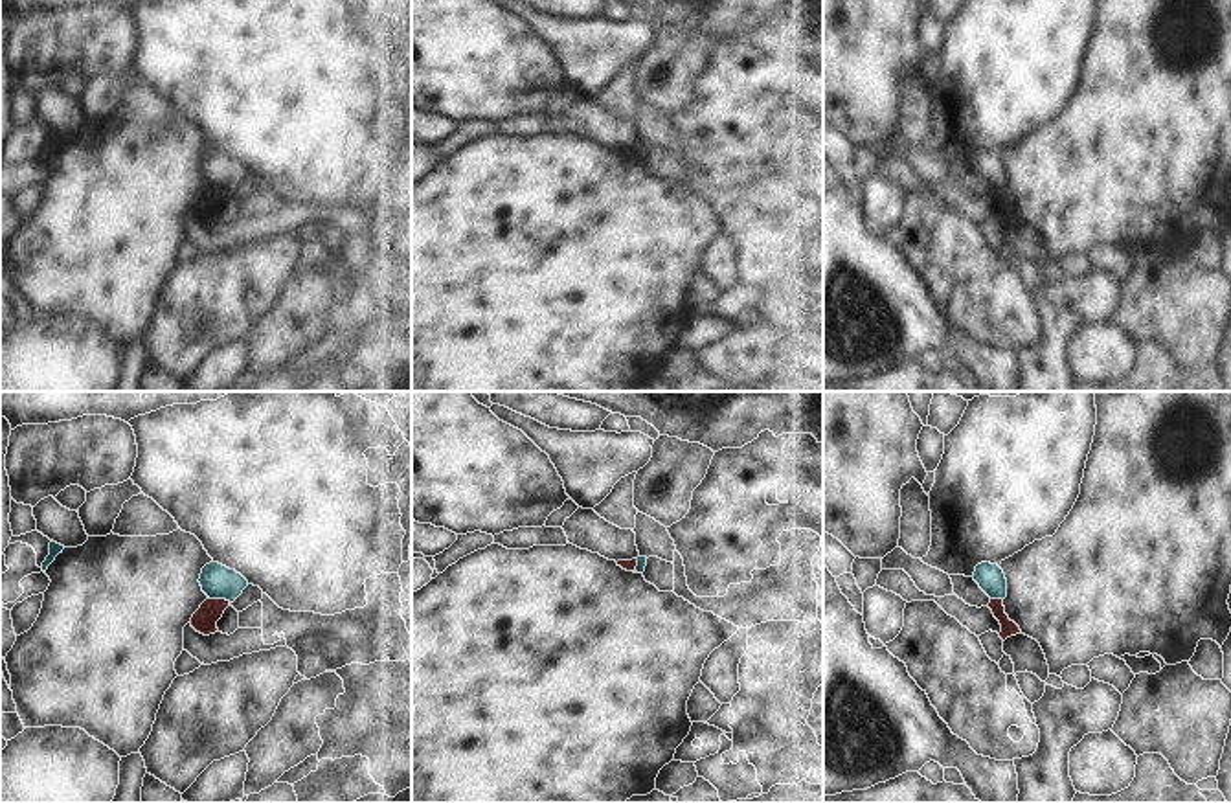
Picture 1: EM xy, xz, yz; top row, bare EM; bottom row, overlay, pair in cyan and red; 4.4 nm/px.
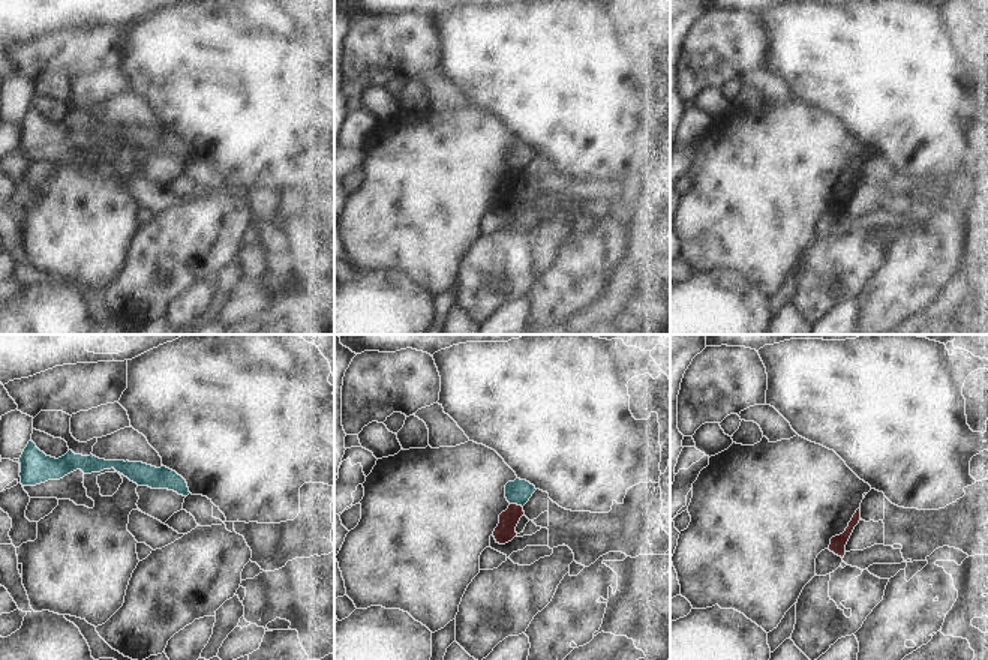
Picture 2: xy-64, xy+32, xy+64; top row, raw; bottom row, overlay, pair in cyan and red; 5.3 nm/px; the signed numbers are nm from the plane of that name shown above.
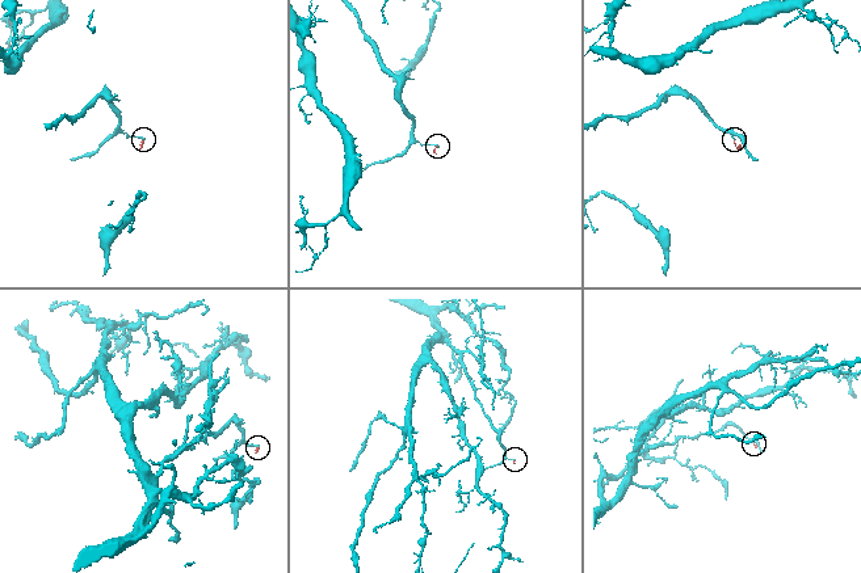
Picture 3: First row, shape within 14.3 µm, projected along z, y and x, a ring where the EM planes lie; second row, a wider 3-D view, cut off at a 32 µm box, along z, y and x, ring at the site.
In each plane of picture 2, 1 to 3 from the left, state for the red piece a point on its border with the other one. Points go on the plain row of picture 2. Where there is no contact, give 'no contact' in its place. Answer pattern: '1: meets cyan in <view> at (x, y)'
1: no contact
2: meets cyan in xy+32 at (516, 167)
3: no contact

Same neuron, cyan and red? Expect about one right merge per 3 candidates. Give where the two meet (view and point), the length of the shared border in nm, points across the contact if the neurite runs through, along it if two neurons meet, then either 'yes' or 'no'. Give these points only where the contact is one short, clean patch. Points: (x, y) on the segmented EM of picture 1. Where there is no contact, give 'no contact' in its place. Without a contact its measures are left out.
meets cyan in xy at (219, 598); contact 110 nm long; no

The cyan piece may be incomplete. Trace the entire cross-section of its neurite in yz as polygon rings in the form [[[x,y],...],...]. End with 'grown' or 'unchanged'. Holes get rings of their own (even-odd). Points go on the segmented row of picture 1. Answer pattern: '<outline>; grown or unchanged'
[[[981,562],[976,566],[974,581],[990,599],[1007,597],[1007,579],[998,564]]]; unchanged

